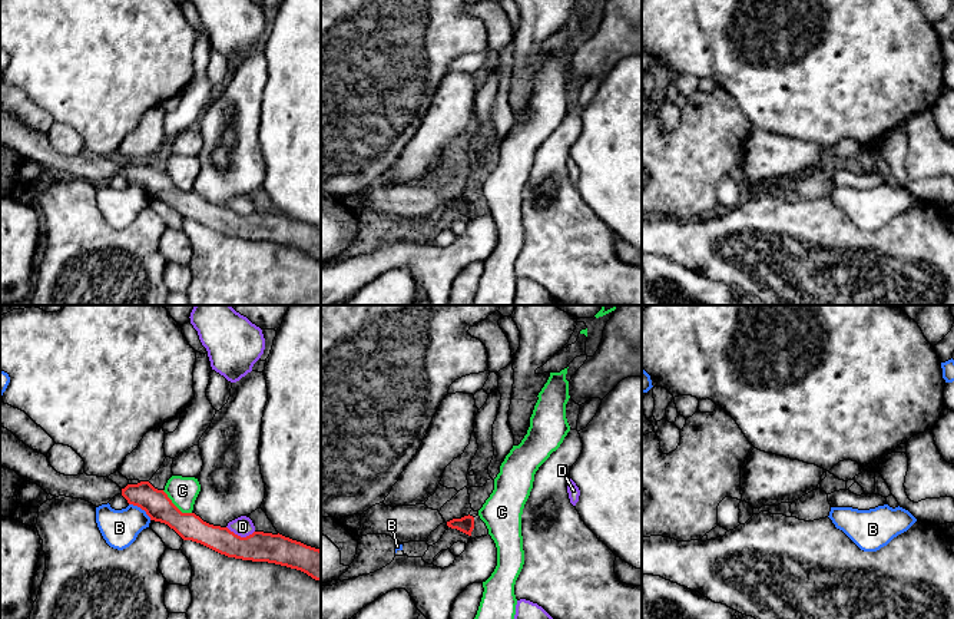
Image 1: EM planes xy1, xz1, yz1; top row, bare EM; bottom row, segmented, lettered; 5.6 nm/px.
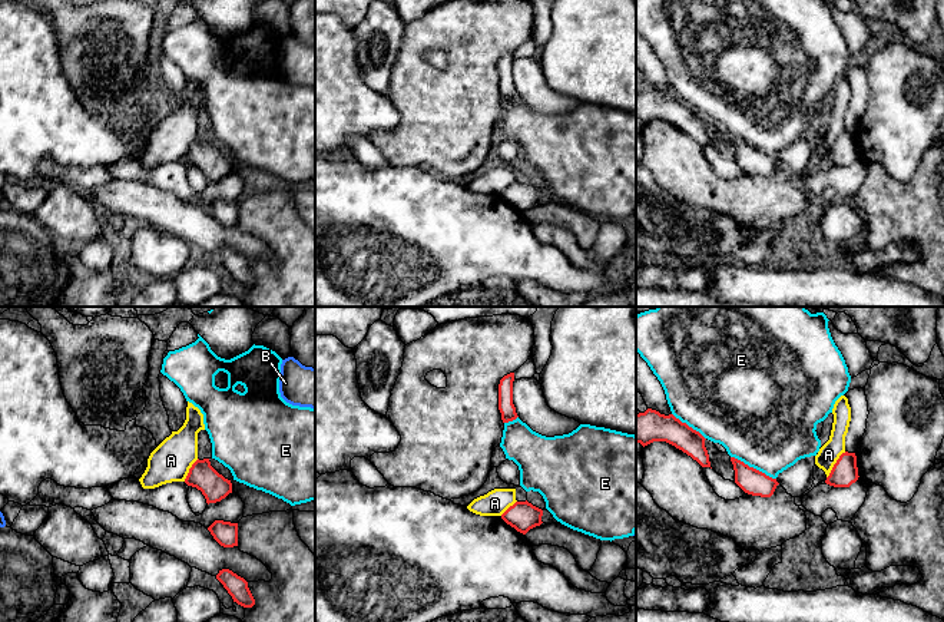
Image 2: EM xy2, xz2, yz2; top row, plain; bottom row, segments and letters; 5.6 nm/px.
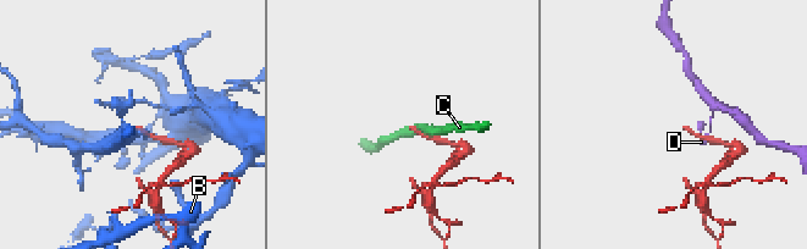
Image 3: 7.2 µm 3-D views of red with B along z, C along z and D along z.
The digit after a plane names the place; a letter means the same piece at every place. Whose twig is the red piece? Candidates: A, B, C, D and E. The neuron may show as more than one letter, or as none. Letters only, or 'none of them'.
none of them

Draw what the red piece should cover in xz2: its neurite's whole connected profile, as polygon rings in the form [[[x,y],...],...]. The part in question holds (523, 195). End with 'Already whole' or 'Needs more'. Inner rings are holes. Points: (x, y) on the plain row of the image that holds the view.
[[[516,181],[503,193],[501,198],[514,206],[517,211],[526,214],[530,208],[540,205],[543,189],[526,181]]]. Already whole

